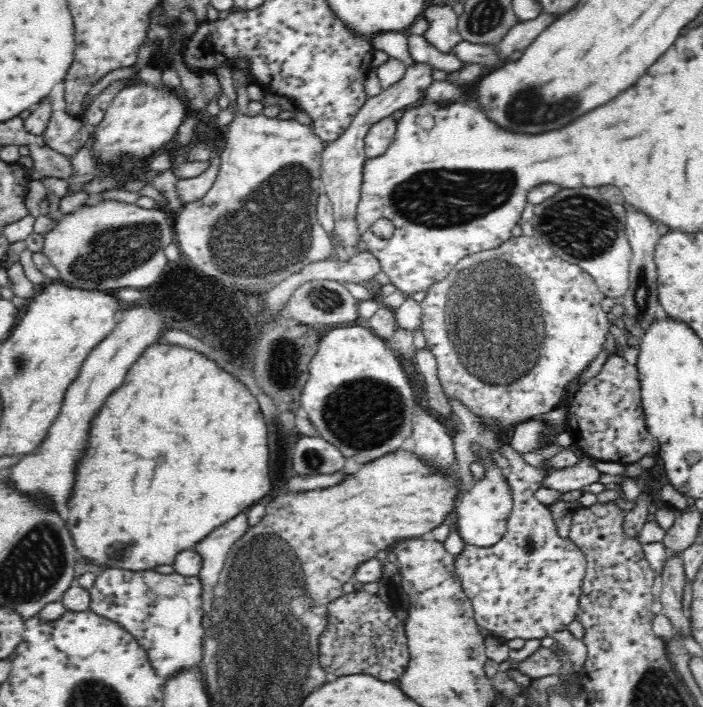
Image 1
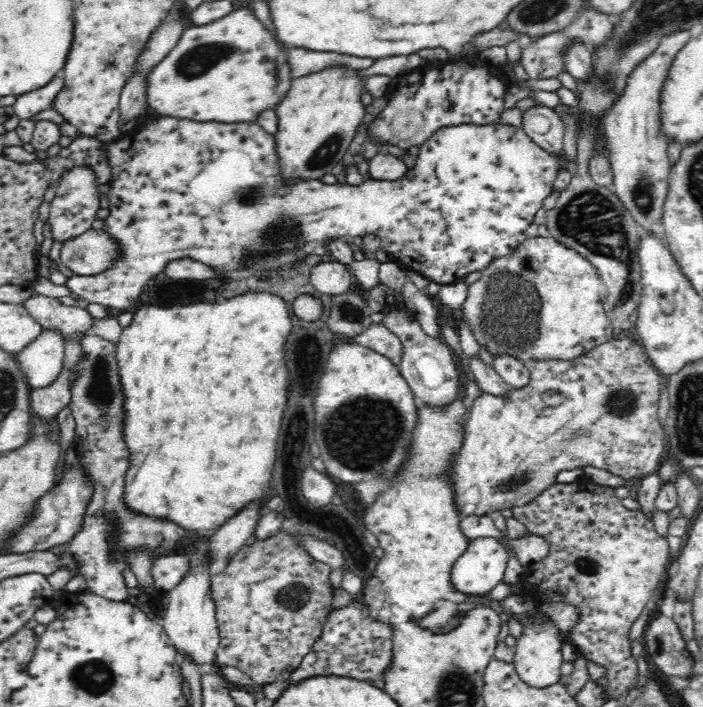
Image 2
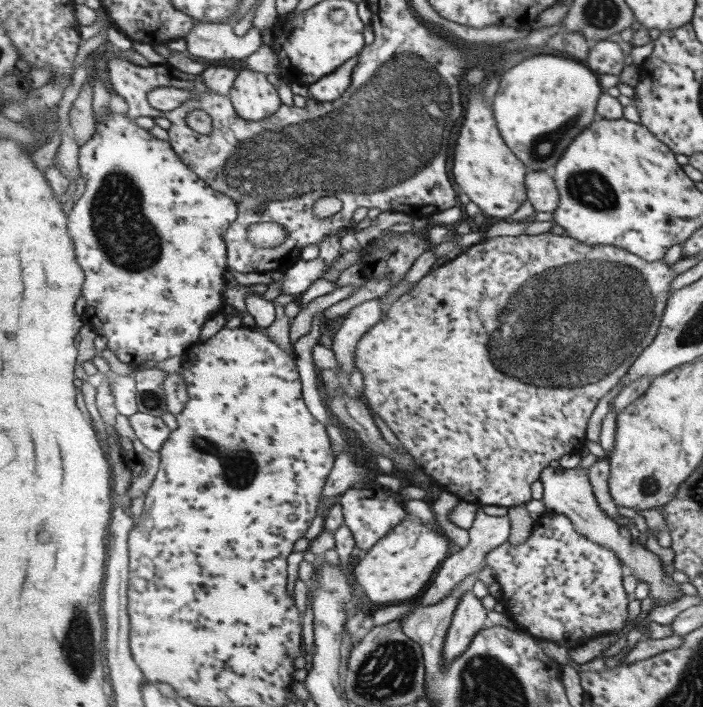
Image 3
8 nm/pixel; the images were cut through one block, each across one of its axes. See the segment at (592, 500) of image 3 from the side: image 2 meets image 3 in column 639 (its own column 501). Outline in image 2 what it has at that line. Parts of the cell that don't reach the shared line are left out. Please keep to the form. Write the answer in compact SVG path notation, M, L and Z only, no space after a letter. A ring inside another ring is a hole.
M478 536L478 538L468 539L468 546L464 554L458 558L451 570L452 584L460 592L470 595L470 599L475 603L490 601L485 595L490 593L495 586L504 578L504 571L508 559L508 552L504 542L493 536Z

